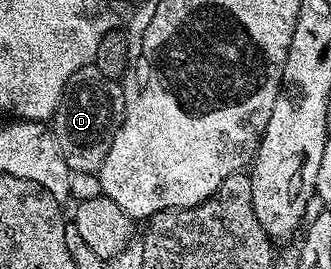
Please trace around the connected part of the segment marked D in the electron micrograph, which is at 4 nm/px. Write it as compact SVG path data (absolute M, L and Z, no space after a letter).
M94 65L76 70L66 85L64 96L61 97L58 109L50 123L50 130L56 136L56 144L66 161L69 172L75 174L99 172L100 167L106 161L106 153L110 153L110 145L114 141L123 120L123 86L117 80L98 73L98 69Z

